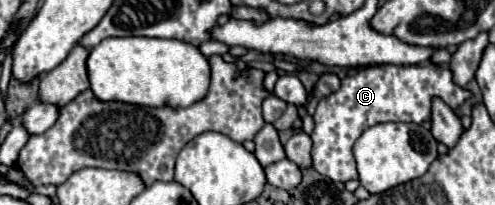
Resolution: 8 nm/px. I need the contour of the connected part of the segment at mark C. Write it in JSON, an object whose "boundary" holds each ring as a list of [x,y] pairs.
{"boundary":[[[437,64],[427,66],[379,65],[359,70],[351,78],[341,80],[341,88],[319,100],[313,120],[313,168],[333,182],[357,180],[353,144],[363,130],[381,122],[427,122],[431,120],[433,98],[441,98],[449,108],[457,110],[473,94],[453,82],[453,72]]]}

